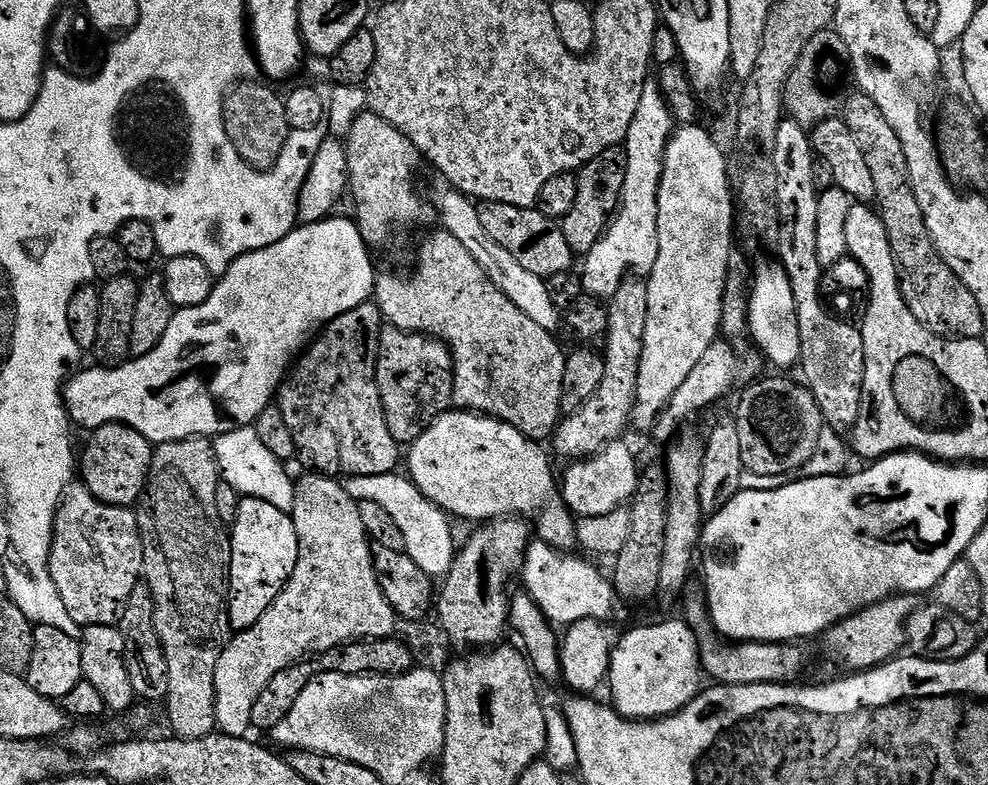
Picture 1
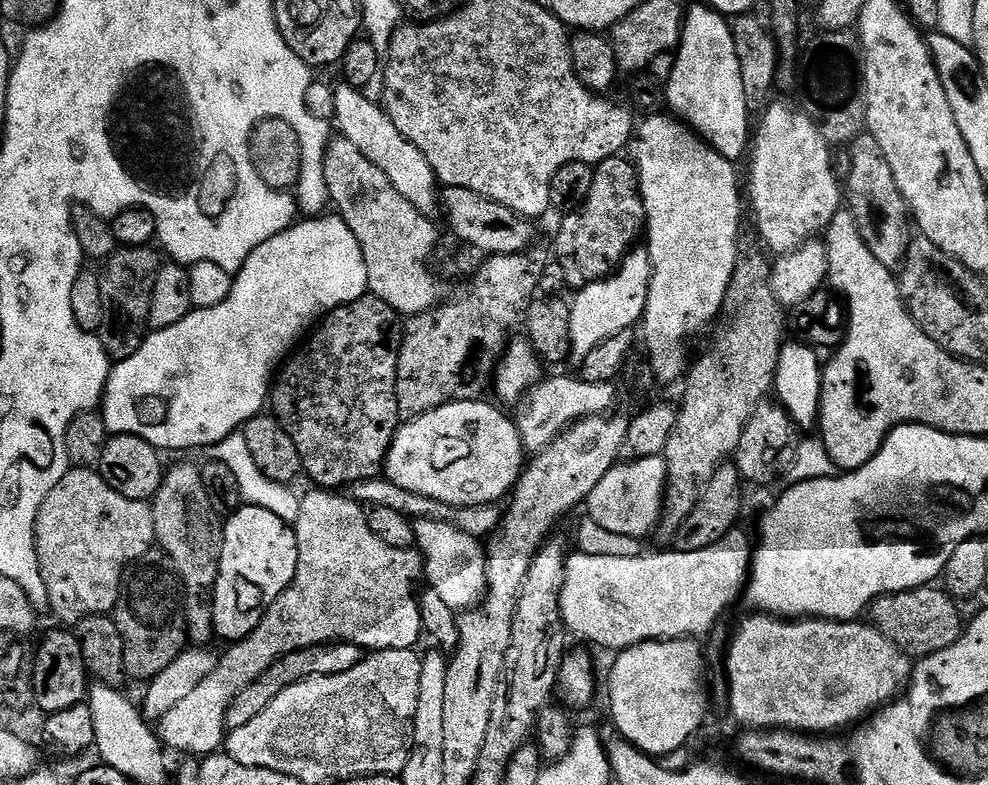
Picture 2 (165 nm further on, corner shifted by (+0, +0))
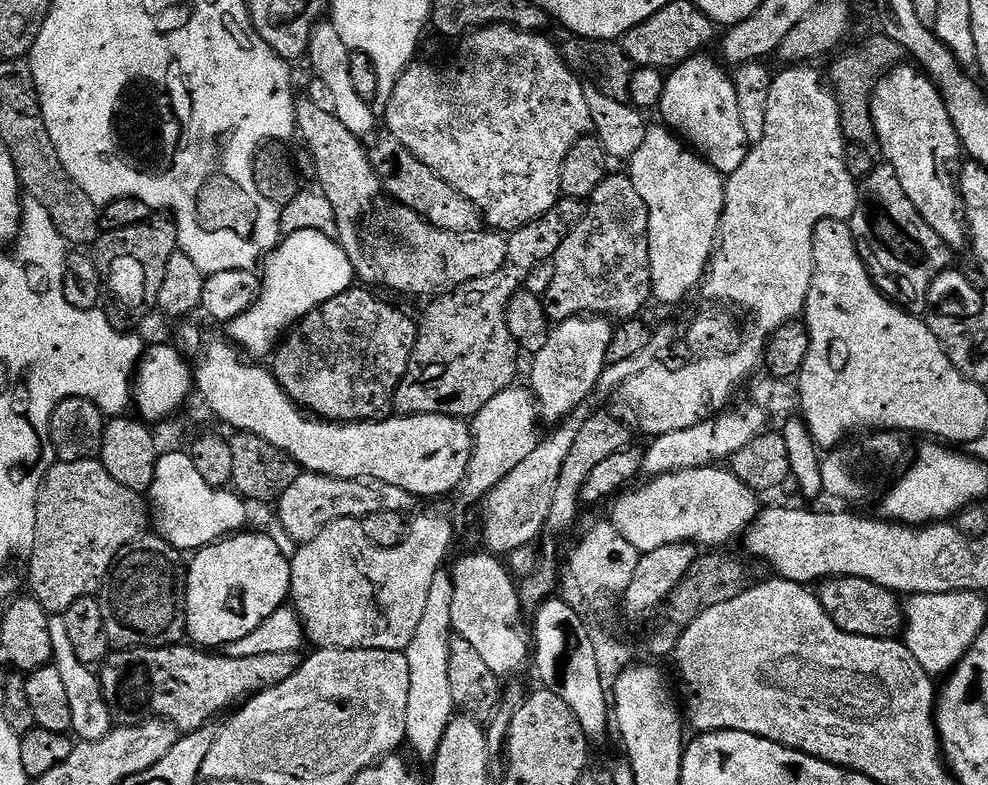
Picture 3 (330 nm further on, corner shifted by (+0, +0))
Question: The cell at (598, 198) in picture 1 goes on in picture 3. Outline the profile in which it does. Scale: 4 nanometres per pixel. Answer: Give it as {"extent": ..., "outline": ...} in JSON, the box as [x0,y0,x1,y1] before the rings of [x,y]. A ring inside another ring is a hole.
{"extent":[543,174,653,321],"outline":[[[608,174],[586,201],[584,219],[566,234],[562,246],[550,263],[554,266],[554,283],[543,296],[549,321],[572,320],[576,316],[598,316],[613,321],[631,320],[653,299],[650,274],[650,246],[648,245],[648,207],[634,190],[631,175]]]}

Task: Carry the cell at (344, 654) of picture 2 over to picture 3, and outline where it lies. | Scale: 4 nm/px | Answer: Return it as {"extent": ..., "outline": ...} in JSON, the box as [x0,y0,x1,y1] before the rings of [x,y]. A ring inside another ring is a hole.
{"extent":[99,646,302,733],"outline":[[[173,646],[171,648],[126,648],[112,650],[108,659],[99,669],[100,687],[105,697],[113,698],[120,692],[120,684],[128,689],[124,696],[128,700],[144,699],[153,717],[167,722],[181,733],[193,732],[204,724],[215,721],[219,712],[227,713],[237,706],[243,705],[249,698],[265,692],[268,688],[278,686],[290,678],[290,674],[298,671],[302,663],[300,652],[286,654],[257,654],[254,658],[230,658],[223,654],[213,654],[196,646]]]}

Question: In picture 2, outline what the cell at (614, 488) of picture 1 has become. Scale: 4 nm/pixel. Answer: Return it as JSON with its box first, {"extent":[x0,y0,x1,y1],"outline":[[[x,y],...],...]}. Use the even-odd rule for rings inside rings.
{"extent":[587,455,667,538],"outline":[[[663,455],[617,463],[588,495],[587,515],[598,522],[598,526],[614,534],[644,538],[647,532],[657,531],[664,510],[664,485],[667,479]]]}

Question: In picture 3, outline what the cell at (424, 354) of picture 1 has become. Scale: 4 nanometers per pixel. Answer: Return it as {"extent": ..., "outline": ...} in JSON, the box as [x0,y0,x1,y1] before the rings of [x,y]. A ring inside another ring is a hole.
{"extent":[392,198,585,418],"outline":[[[561,198],[534,222],[508,236],[508,261],[504,268],[486,278],[474,278],[453,292],[435,297],[416,329],[416,345],[406,374],[396,387],[392,408],[402,416],[459,416],[471,418],[502,390],[513,387],[516,363],[522,357],[516,339],[510,334],[506,310],[510,298],[521,291],[524,279],[534,266],[547,264],[558,246],[577,222],[584,219],[585,205]]]}

